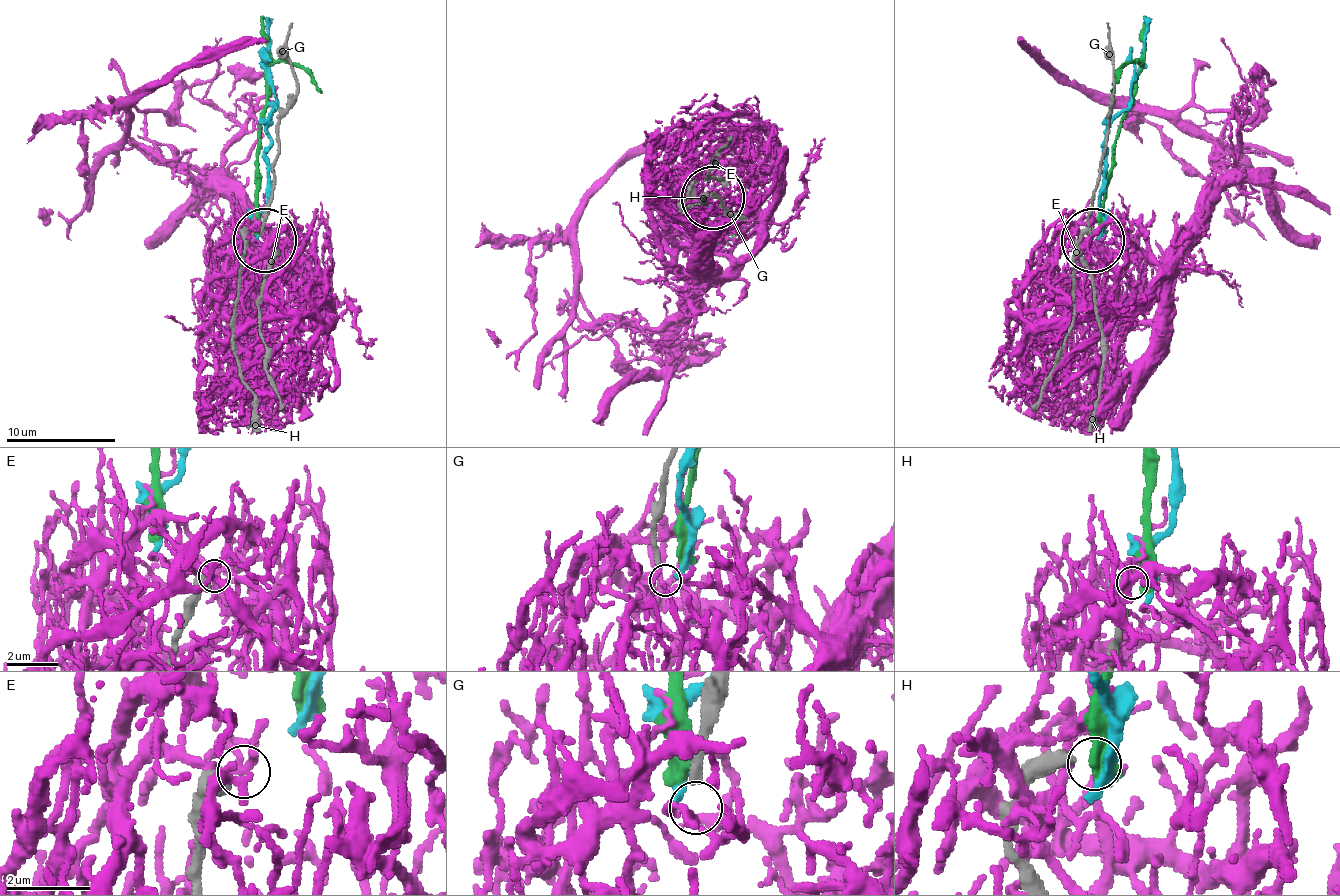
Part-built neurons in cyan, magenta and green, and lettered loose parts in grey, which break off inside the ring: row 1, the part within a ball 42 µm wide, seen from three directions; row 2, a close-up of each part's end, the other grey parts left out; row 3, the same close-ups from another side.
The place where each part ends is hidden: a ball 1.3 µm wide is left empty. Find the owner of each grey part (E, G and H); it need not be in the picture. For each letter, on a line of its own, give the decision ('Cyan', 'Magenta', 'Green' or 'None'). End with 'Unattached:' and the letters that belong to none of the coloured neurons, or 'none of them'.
E: None
G: None
H: None
Unattached: E, G, H

